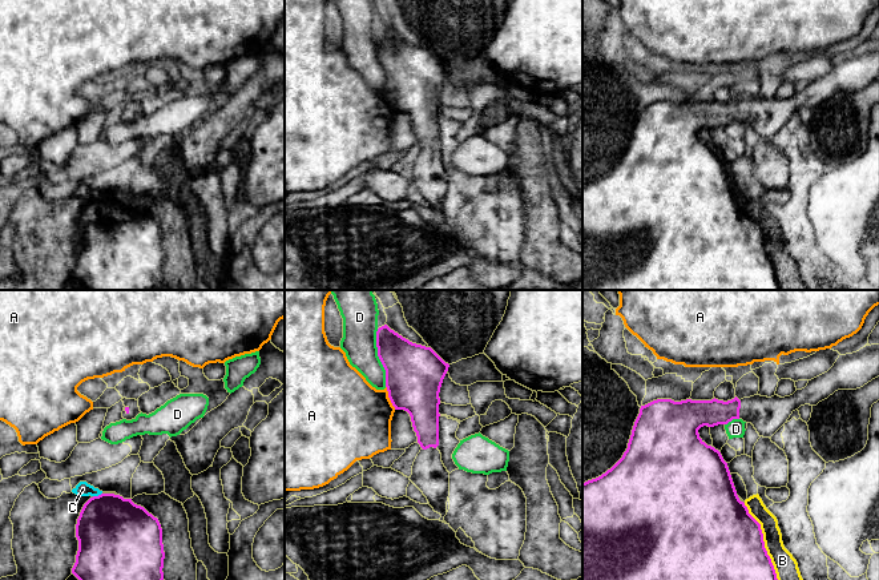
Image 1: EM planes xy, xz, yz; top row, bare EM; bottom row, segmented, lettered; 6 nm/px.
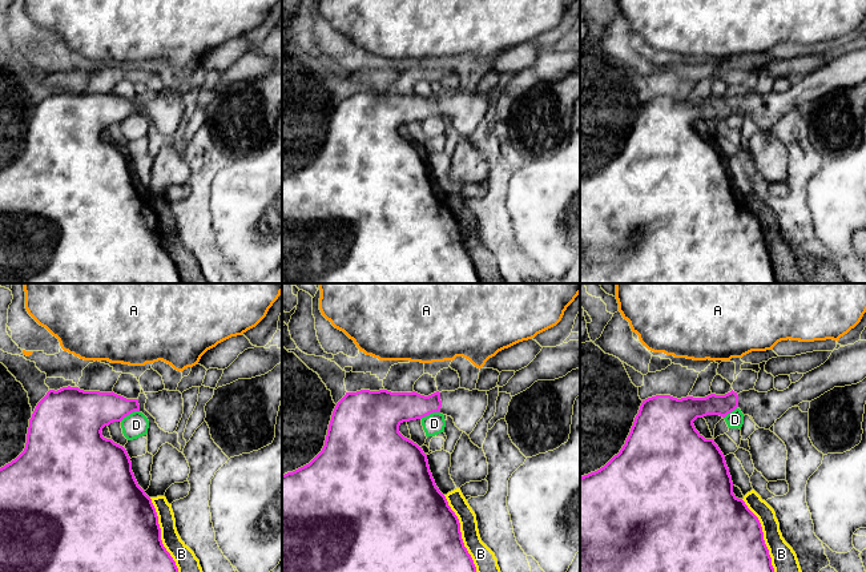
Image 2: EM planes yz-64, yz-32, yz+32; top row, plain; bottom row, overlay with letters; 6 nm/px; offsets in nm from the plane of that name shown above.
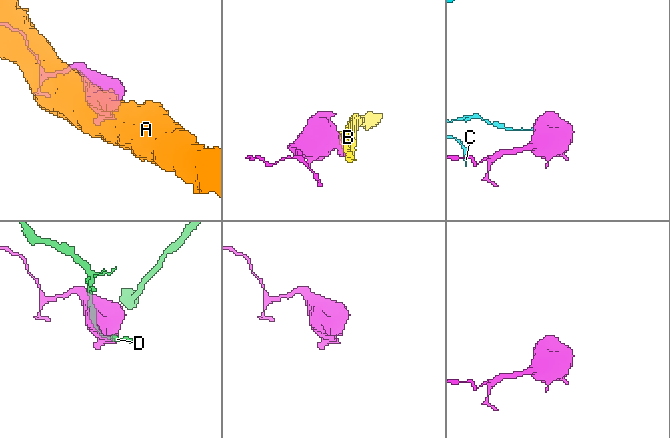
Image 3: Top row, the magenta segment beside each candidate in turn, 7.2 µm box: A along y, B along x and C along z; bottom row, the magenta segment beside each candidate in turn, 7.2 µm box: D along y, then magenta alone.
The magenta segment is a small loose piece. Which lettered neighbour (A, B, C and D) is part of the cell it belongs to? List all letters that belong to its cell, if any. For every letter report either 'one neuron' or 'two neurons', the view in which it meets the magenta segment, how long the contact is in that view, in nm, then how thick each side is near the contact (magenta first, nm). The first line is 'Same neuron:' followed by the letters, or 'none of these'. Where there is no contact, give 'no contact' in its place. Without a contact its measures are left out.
Same neuron: none of these
A: two neurons; meets magenta in xz; contact 160 nm long; 360 nm thick on the magenta side, 440 nm on the other
B: two neurons; meets magenta in yz; contact 550 nm long; 500 nm thick on the magenta side, 140 nm on the other
C: two neurons; meets magenta in xy; contact 60 nm long; 440 nm thick on the magenta side, 90 nm on the other
D: two neurons; meets magenta in xz; contact 360 nm long; 360 nm thick on the magenta side, 200 nm on the other

